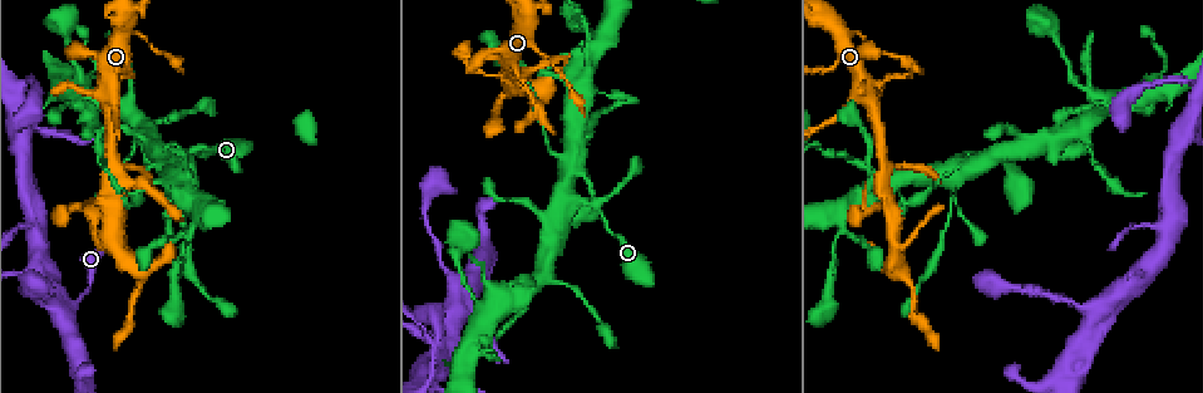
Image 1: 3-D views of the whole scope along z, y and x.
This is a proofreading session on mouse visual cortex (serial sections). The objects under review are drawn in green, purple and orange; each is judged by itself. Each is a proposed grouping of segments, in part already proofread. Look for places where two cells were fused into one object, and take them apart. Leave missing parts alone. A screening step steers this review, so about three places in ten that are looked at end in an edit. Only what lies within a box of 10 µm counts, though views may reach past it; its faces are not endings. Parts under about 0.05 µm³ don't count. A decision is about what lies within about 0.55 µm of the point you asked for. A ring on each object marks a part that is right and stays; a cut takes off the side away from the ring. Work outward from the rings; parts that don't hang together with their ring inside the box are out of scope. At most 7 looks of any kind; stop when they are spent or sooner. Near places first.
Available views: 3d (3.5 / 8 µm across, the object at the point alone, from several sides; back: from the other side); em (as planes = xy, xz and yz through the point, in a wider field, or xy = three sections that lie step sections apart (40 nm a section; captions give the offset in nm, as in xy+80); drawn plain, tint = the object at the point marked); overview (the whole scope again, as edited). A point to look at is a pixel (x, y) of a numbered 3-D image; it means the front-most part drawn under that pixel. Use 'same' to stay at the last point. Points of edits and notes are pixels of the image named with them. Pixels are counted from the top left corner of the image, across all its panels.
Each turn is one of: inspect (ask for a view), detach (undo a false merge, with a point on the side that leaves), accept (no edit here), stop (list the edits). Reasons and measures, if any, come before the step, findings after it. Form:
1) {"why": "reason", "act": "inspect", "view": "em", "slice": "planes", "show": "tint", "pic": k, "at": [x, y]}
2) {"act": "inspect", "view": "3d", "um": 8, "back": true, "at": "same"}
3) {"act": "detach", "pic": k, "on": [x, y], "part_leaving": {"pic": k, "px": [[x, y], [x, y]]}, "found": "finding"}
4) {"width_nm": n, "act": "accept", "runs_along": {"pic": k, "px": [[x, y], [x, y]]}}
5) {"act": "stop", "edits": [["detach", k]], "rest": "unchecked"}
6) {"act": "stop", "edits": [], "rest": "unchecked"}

{"why": "thick turns thin", "act": "inspect", "view": "3d", "um": 3.5, "pic": 1, "at": [865, 94]}

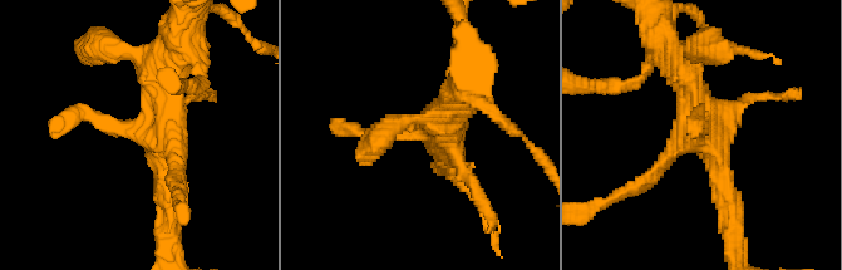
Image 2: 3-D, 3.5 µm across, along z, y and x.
{"why": "shape alone is not enough", "act": "inspect", "view": "em", "slice": "xy", "step": 5, "show": "tint", "pic": 2, "at": [699, 133]}

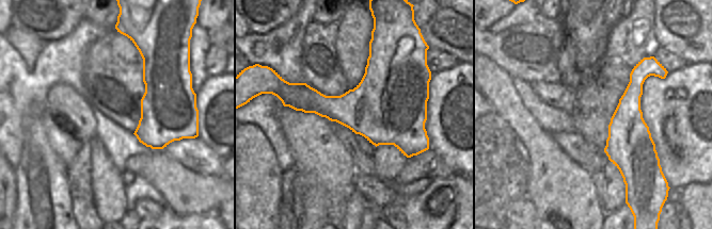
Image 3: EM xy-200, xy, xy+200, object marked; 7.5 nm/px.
{"why": "cut it another way", "act": "inspect", "view": "em", "slice": "xy", "step": 3, "show": "tint", "at": "same"}

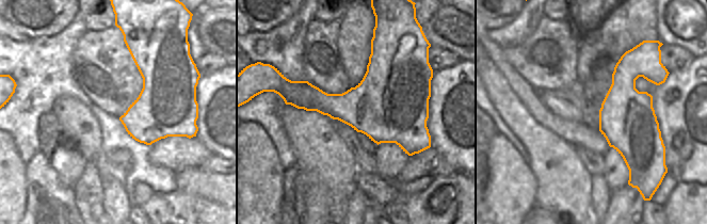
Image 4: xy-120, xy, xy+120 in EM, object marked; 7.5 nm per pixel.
{"width_nm": 550, "act": "accept", "runs_along": {"pic": 2, "px": [[175, 64], [163, 131], [70, 114]]}, "found": "continuous, no second cell"}

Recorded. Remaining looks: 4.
{"why": "sharp bend", "act": "inspect", "view": "3d", "um": 3.5, "back": true, "pic": 1, "at": [597, 206]}

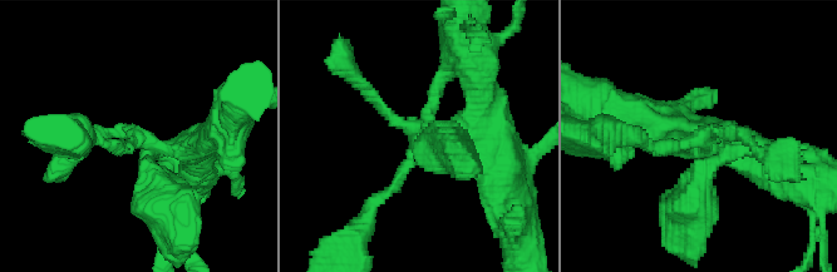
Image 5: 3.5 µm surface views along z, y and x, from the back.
{"why": "need the tissue", "act": "inspect", "view": "em", "slice": "xy", "step": 5, "show": "plain", "pic": 5, "at": [140, 139]}

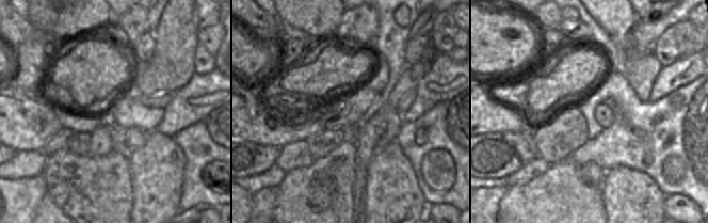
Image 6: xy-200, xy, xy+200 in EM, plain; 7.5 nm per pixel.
{"why": "with the object marked", "act": "inspect", "view": "em", "slice": "xy", "step": 5, "show": "tint", "at": "same"}

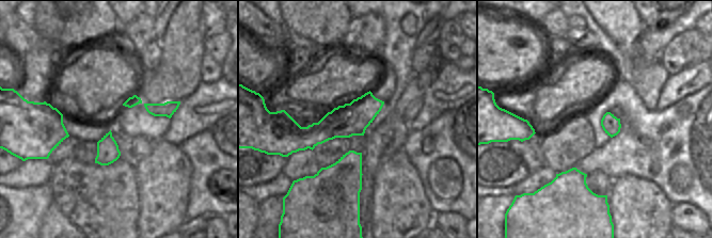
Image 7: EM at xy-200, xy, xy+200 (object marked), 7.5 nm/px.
{"act": "accept", "runs_along": {"pic": 7, "px": [[380, 104], [320, 132], [287, 128]]}, "found": "continuous, no second cell"}

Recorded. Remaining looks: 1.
{"act": "stop", "edits": [], "rest": "unchecked"}

